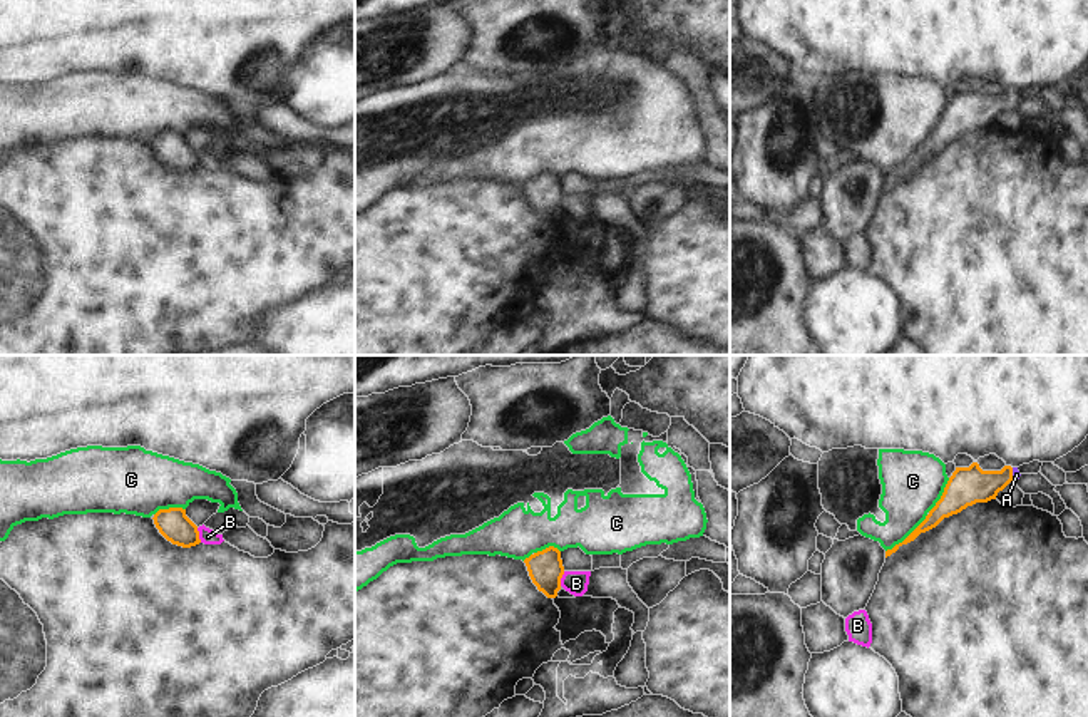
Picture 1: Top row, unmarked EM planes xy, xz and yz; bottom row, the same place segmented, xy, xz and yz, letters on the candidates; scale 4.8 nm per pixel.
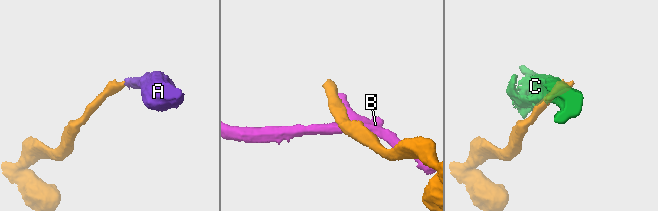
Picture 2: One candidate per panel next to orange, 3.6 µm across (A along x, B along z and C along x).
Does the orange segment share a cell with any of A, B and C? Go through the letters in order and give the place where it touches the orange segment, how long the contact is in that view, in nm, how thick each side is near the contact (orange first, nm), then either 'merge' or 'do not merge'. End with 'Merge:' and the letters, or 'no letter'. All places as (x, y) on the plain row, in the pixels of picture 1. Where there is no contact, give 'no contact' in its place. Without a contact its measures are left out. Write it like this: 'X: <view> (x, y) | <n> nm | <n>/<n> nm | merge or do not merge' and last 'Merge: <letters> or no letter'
A: yz (1011, 99) | 60 nm | 180/40 nm | merge
B: xy (198, 159) | 80 nm | 150/80 nm | do not merge
C: yz (908, 161) | 280 nm | 100/280 nm | do not merge
Merge: A

